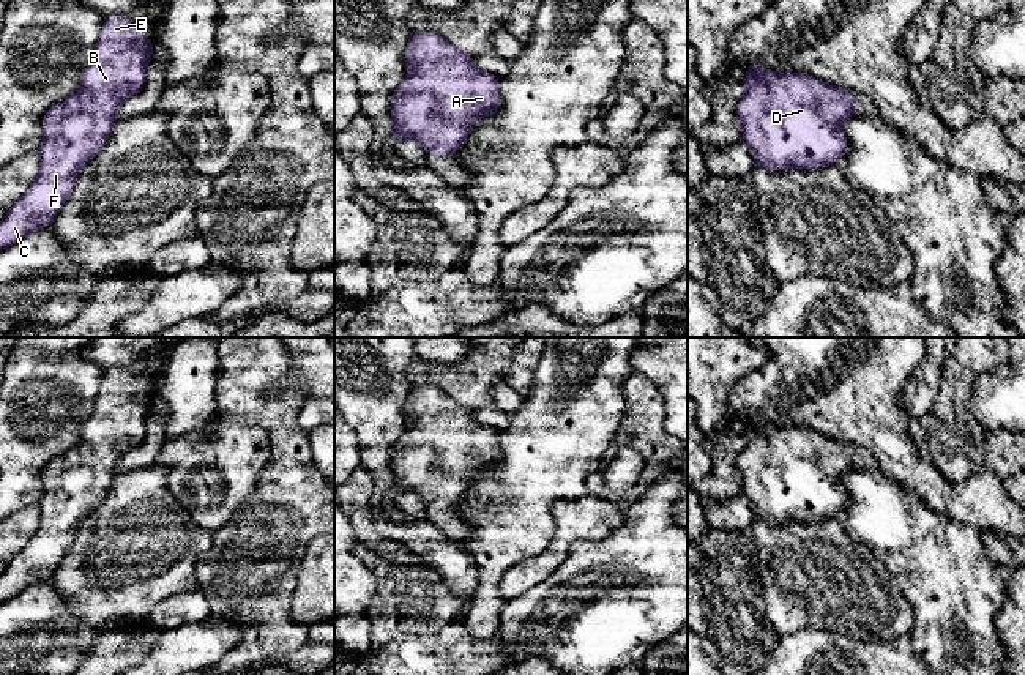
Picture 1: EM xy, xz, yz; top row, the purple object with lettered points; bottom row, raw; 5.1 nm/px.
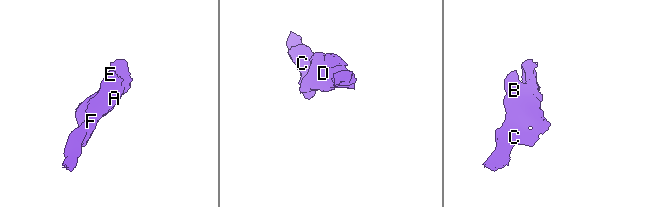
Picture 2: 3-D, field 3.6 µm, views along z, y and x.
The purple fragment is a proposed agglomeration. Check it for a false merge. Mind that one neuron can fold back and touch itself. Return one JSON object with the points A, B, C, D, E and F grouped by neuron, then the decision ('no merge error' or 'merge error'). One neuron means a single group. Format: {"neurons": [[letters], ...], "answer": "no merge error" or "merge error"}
{"neurons": [["A", "B", "C", "D", "E", "F"]], "answer": "no merge error"}

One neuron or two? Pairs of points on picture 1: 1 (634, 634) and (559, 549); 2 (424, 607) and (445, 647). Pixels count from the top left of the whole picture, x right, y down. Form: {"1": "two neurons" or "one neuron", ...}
{"1": "two neurons", "2": "two neurons"}

